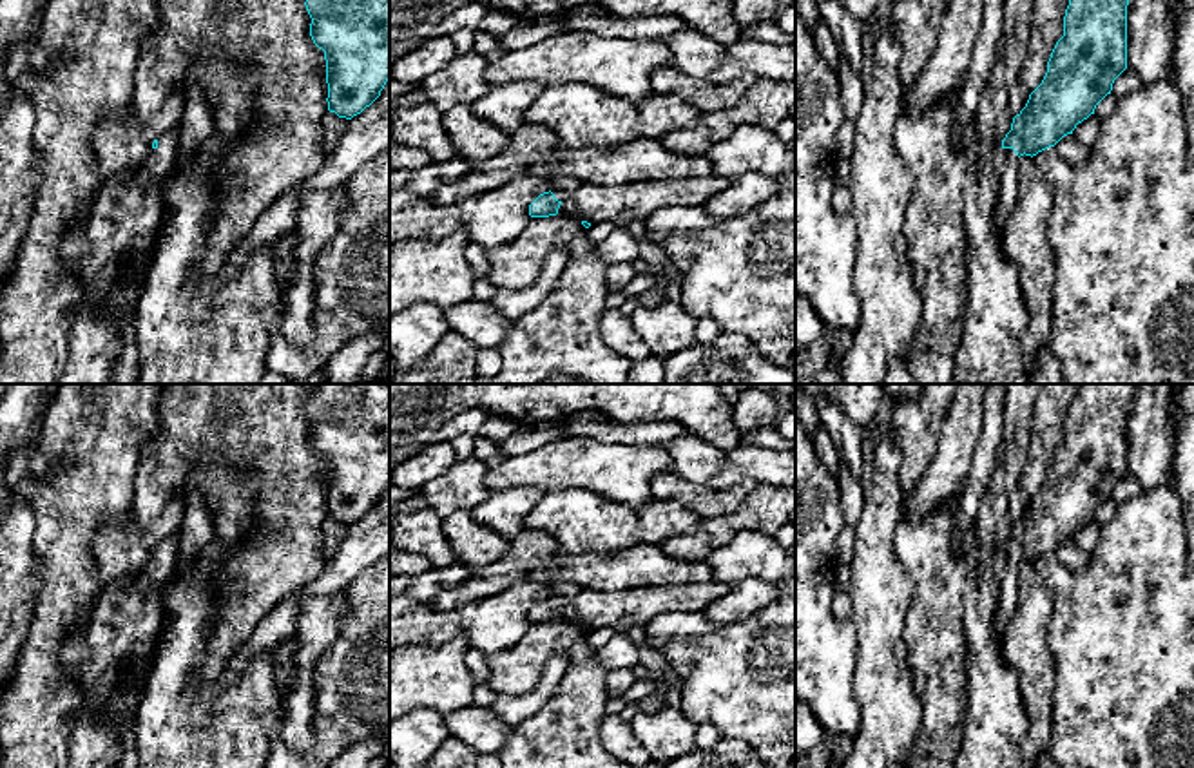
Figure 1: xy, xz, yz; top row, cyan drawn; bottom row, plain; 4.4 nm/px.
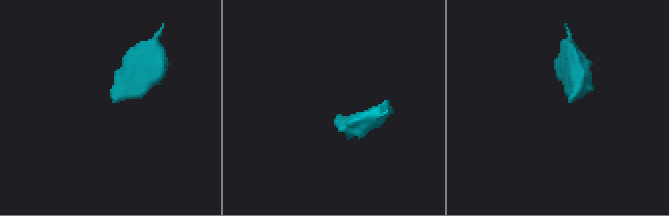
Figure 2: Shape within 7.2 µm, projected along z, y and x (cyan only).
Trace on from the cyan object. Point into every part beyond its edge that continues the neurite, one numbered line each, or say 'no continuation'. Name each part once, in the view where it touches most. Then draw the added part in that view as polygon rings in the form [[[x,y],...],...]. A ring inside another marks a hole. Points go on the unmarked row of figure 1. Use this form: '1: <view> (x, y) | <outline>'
1: yz (1006, 569) | [[[1000,554],[997,558],[997,578],[1000,583],[1000,600],[995,618],[995,634],[1002,641],[1007,621],[1013,618],[1018,603],[1018,562],[1013,554]]]

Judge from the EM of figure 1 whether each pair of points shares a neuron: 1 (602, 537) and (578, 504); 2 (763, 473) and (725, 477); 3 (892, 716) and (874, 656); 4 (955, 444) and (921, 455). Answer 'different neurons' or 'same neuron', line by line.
1: same neuron
2: same neuron
3: same neuron
4: different neurons

